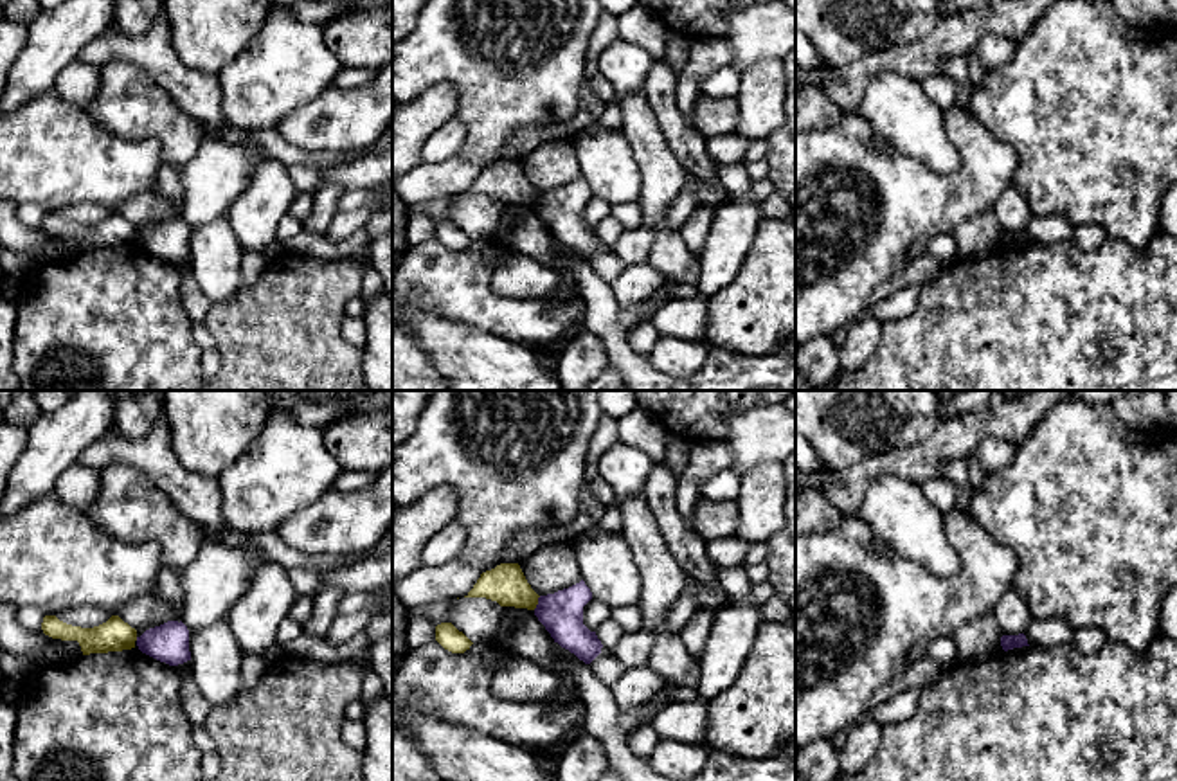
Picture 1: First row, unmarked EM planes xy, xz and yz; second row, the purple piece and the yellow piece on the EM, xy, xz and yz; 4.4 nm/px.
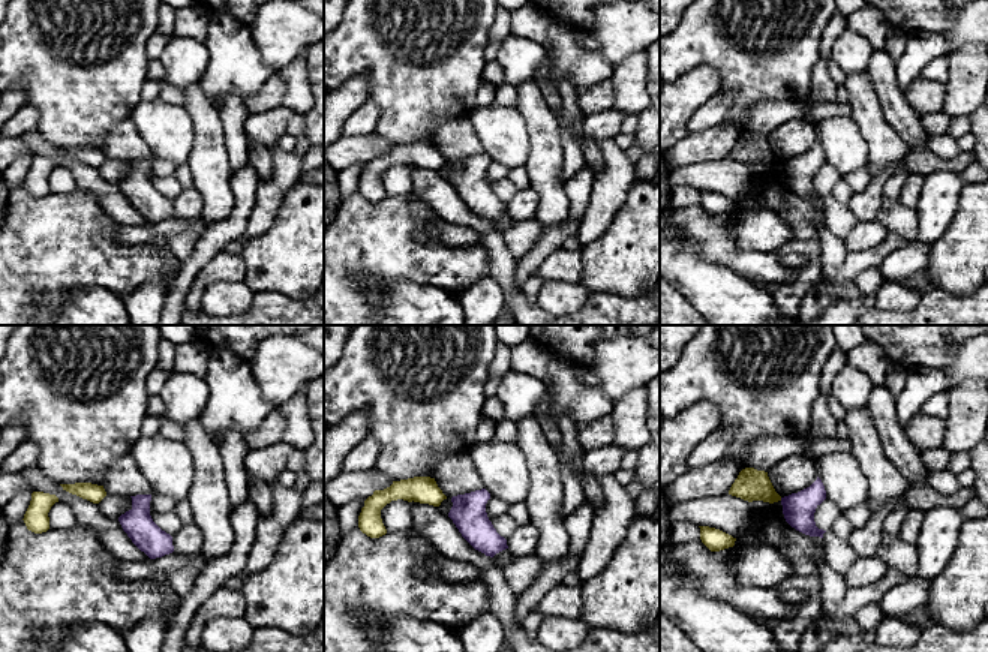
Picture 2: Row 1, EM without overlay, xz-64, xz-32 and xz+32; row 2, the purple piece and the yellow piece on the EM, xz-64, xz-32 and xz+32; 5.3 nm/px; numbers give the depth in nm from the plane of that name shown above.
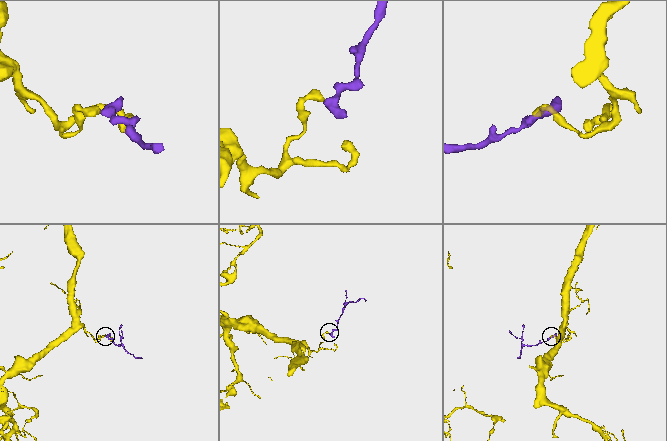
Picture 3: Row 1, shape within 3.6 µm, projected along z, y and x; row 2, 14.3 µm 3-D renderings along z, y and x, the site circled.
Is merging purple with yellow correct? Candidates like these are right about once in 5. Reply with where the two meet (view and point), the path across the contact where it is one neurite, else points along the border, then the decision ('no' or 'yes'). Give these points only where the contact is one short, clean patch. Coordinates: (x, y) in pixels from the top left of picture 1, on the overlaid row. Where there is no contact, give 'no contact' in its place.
xz (539, 603) | along xz (540, 596), (533, 609) | no

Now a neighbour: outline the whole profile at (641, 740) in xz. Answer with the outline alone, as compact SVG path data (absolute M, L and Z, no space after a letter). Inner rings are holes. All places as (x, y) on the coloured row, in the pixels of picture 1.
M651 725L637 727L626 736L630 750L644 763L659 741L660 738Z

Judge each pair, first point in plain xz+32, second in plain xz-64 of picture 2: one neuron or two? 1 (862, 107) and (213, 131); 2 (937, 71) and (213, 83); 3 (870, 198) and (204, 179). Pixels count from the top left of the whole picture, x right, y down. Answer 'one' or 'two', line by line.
1: one
2: one
3: two

